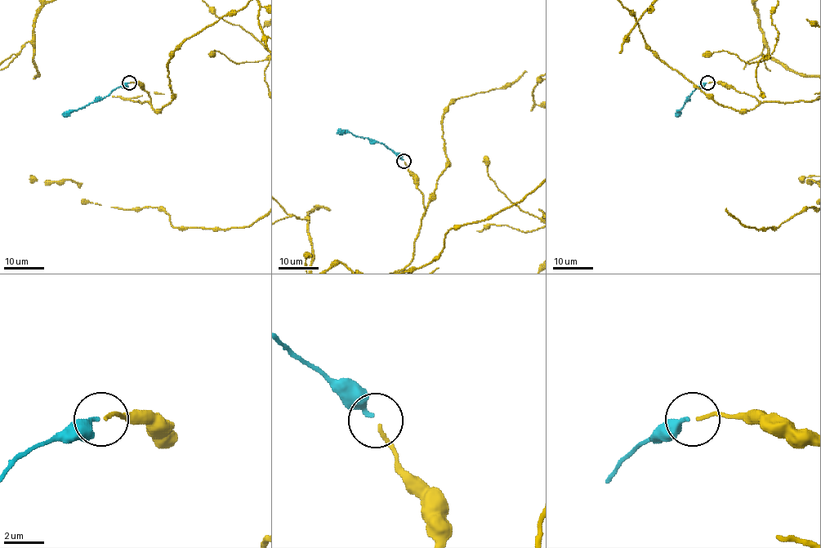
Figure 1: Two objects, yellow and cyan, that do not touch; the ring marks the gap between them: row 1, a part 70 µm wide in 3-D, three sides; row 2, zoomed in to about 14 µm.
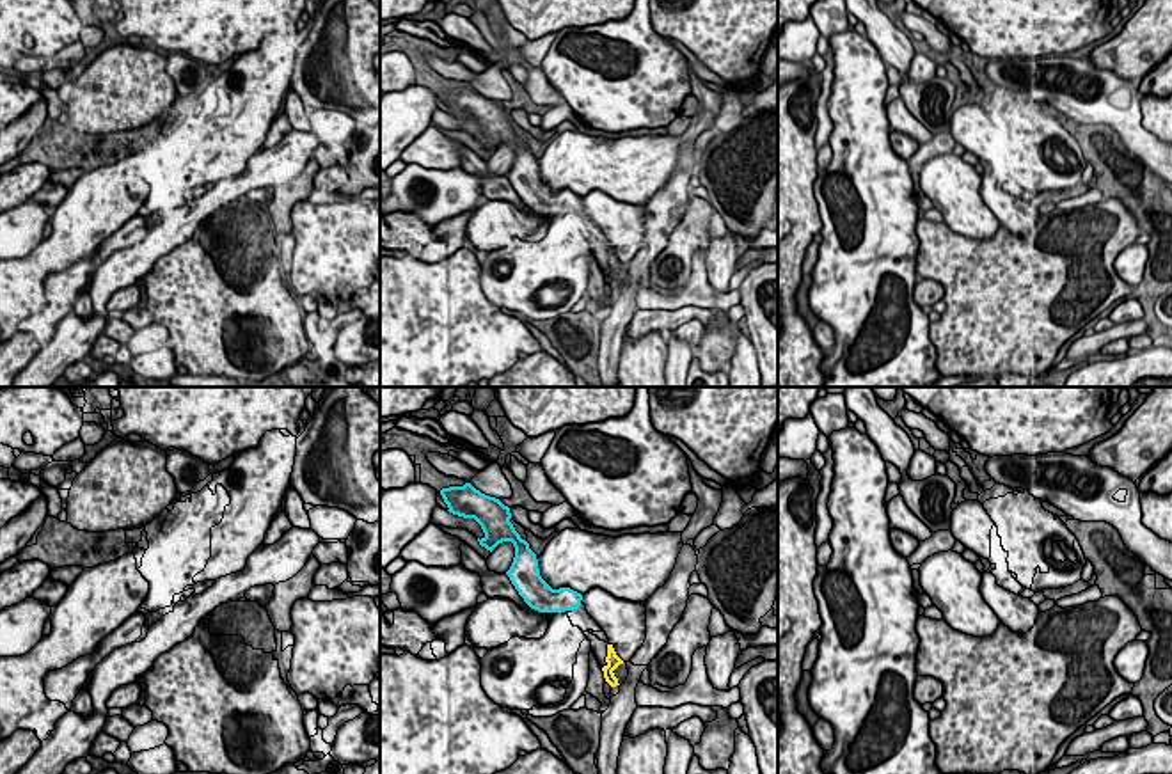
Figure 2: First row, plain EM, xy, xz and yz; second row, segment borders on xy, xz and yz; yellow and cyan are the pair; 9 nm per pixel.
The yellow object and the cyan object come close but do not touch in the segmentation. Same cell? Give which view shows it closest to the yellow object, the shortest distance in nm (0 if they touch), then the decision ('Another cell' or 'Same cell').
Closest in xz. Distance 440 nm. Same cell

